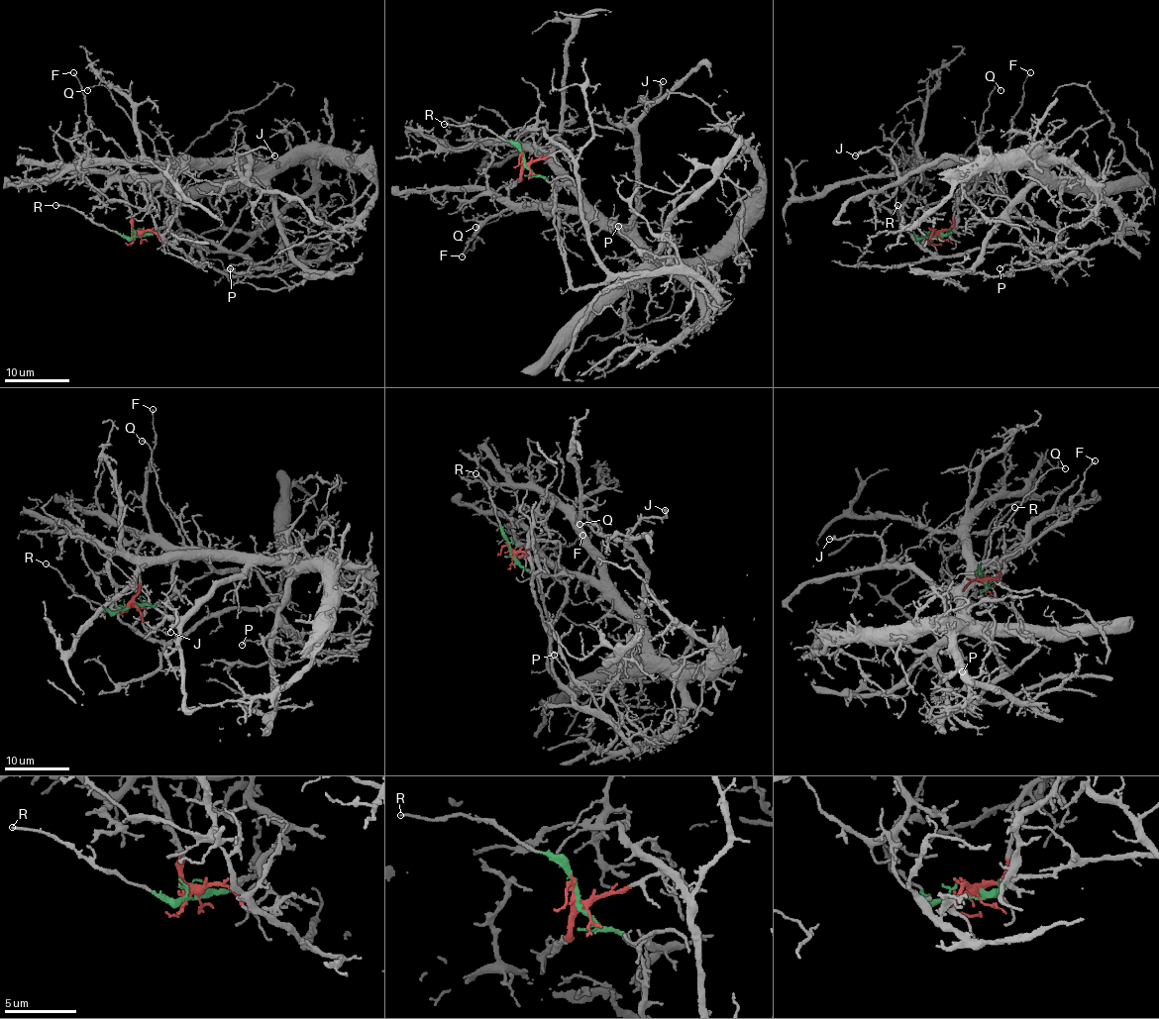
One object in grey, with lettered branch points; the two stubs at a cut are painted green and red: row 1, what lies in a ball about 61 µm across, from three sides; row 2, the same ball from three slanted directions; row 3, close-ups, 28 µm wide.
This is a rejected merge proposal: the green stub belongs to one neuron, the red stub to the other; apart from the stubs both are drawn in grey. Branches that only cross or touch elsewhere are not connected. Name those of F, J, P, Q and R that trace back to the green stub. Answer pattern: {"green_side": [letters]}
{"green_side": ["Q", "R"]}

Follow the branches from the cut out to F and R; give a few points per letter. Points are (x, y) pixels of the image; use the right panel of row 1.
F: (934, 236), (951, 226), (957, 193), (979, 180), (1009, 145), (1010, 117), (1020, 104), (1023, 81), (1030, 72)
R: (934, 236), (920, 238), (898, 220), (897, 205)

